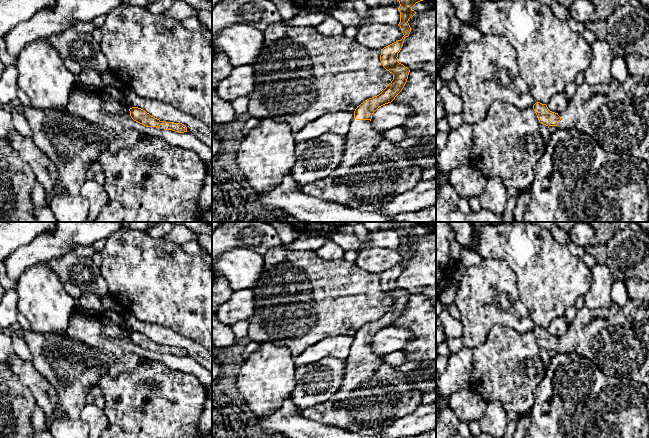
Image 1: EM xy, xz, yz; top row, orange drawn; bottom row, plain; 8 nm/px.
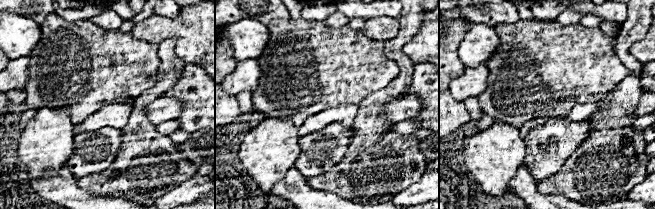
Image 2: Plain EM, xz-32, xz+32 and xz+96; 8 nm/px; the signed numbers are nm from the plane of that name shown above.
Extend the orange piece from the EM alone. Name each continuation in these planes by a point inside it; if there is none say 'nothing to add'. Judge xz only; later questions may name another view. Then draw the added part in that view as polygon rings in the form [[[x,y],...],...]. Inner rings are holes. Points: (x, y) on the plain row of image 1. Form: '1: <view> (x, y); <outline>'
1: xz (372, 392); [[[353,343],[345,359],[344,377],[338,391],[325,403],[302,410],[305,419],[340,429],[369,432],[383,422],[393,422],[414,412],[422,392],[413,383],[413,371],[401,373],[382,360],[370,344]]]

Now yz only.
1: yz (606, 336); [[[612,303],[609,307],[589,308],[584,306],[578,309],[573,322],[568,325],[564,336],[558,337],[561,344],[557,353],[577,353],[594,362],[598,368],[609,377],[626,377],[649,385],[649,346],[640,334],[636,324],[625,315],[623,308]]]

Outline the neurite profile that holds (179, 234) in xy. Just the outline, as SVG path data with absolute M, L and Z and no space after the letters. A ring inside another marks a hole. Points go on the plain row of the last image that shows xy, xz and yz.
M174 225L173 228L163 236L163 238L182 245L189 241L197 241L198 236L185 226Z

